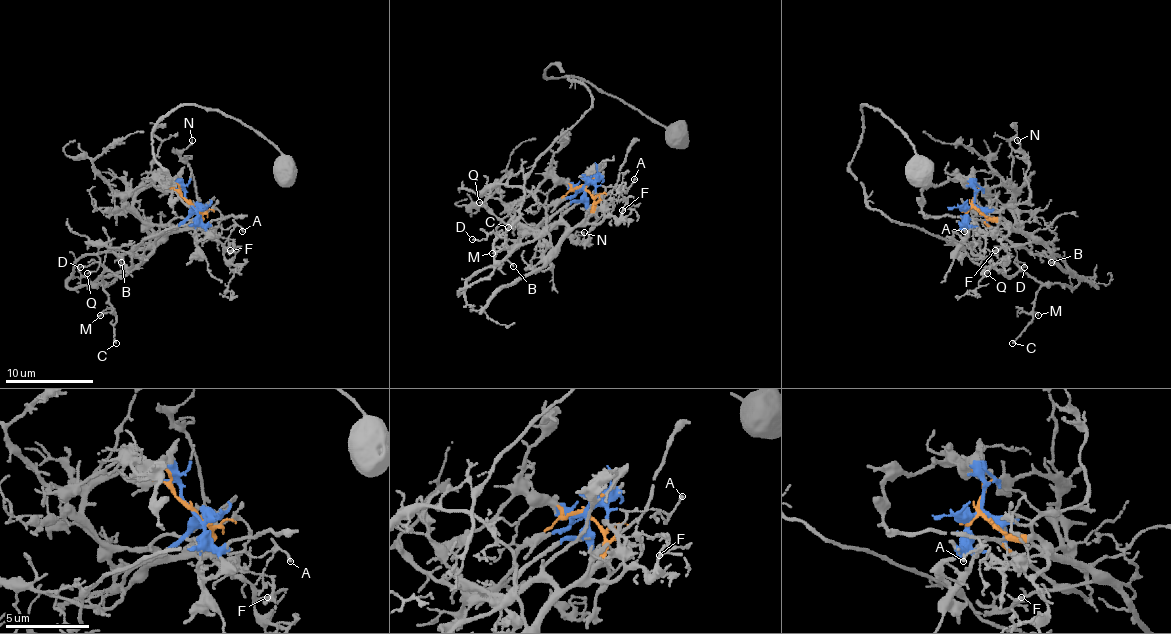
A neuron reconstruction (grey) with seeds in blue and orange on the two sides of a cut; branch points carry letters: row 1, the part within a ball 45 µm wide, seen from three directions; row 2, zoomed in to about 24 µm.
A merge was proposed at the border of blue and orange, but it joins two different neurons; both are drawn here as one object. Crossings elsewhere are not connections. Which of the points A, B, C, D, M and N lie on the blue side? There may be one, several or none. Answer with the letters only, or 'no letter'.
A, B, C, D, M

